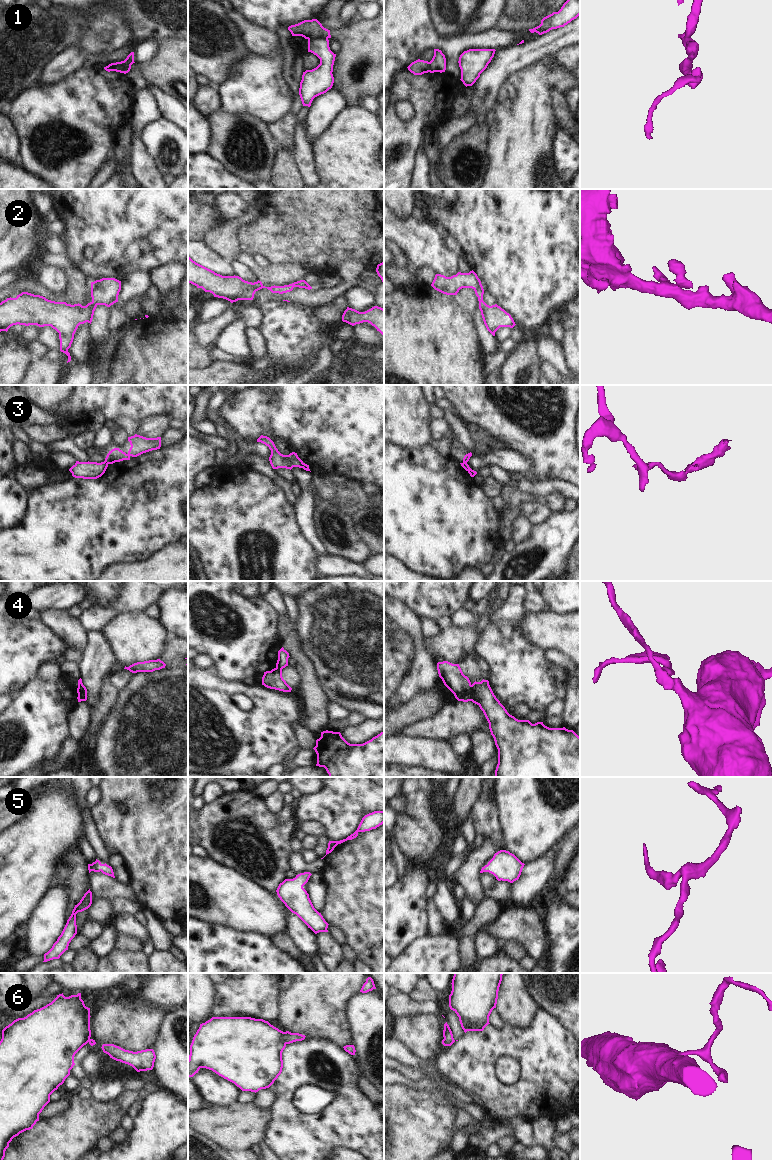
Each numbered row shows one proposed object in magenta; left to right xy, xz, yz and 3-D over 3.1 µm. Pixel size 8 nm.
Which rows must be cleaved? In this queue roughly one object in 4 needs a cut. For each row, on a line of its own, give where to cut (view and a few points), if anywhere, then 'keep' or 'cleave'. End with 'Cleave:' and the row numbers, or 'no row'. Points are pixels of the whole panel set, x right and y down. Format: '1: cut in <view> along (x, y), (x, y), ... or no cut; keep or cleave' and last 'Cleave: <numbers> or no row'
1: cut in xz along (327, 38), (310, 38), (308, 40); cleave
2: no cut; keep
3: cut in xy along (104, 461), (107, 464); cleave
4: cut in yz along (470, 685), (472, 690), (471, 700); cleave
5: no cut; keep
6: no cut; keep
Cleave: 1, 3, 4

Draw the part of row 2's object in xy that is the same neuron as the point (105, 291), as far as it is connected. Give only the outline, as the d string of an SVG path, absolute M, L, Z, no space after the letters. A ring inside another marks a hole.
M102 278L91 282L92 301L86 306L81 304L67 304L66 302L55 302L46 299L40 295L34 295L28 292L22 292L16 298L7 298L0 303L0 332L8 331L13 325L37 325L39 327L51 326L59 333L60 351L68 356L68 362L71 361L68 349L74 339L74 334L80 324L92 322L94 311L98 305L110 307L118 302L118 295L121 290L121 281L115 278Z

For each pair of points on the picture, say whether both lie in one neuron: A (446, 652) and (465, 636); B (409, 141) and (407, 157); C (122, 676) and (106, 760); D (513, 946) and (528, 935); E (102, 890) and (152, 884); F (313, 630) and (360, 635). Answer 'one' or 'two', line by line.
A: one
B: one
C: two
D: two
E: two
F: one

